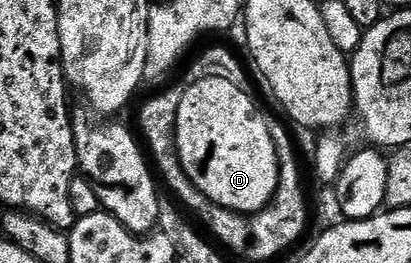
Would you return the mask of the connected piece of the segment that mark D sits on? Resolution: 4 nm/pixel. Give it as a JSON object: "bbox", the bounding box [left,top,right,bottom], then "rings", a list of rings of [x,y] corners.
{"bbox":[174,77,283,215],"rings":[[[205,77],[199,81],[191,81],[186,85],[184,95],[180,99],[180,111],[176,115],[176,123],[174,124],[174,138],[178,144],[178,158],[184,167],[184,171],[188,175],[188,179],[192,179],[195,187],[209,199],[214,206],[219,209],[230,209],[234,213],[243,215],[253,215],[263,209],[268,202],[274,198],[274,193],[278,190],[278,180],[283,173],[281,167],[278,166],[278,156],[276,155],[276,143],[270,142],[270,132],[268,131],[268,123],[264,119],[263,113],[254,109],[254,105],[250,101],[246,101],[246,97],[242,93],[238,93],[238,89],[234,85],[230,85],[231,78],[225,77]]]}

